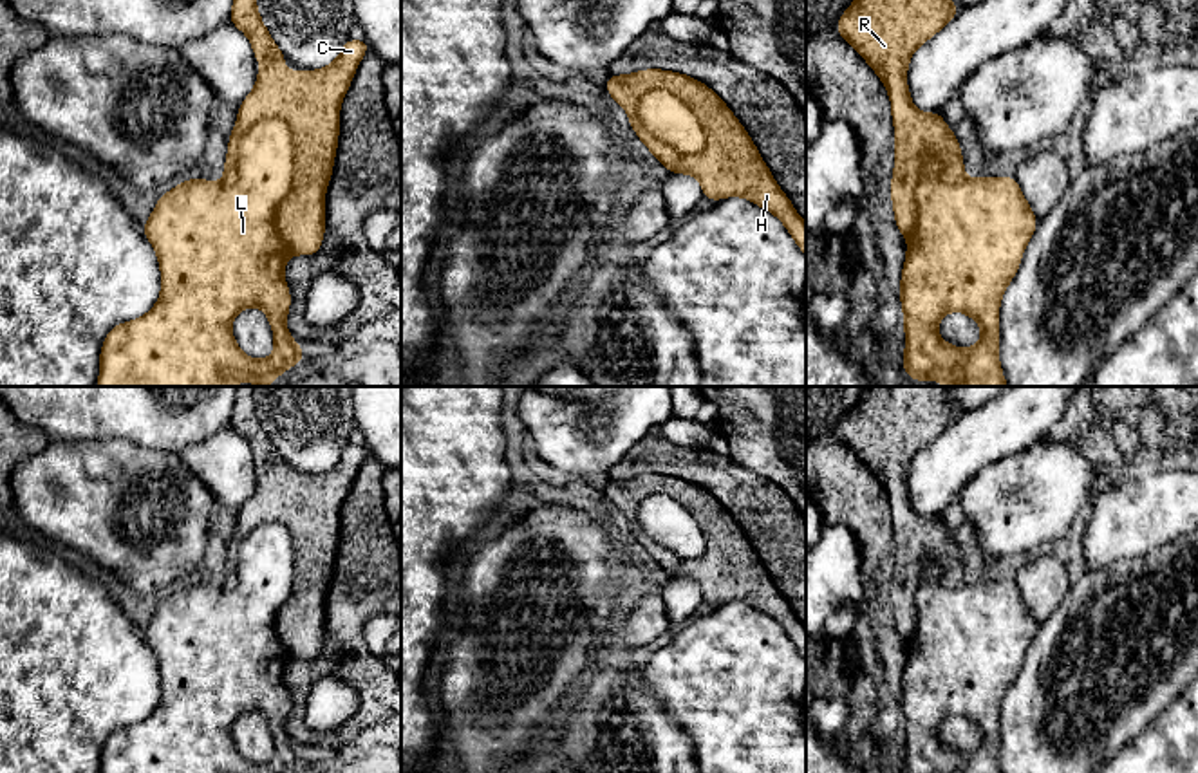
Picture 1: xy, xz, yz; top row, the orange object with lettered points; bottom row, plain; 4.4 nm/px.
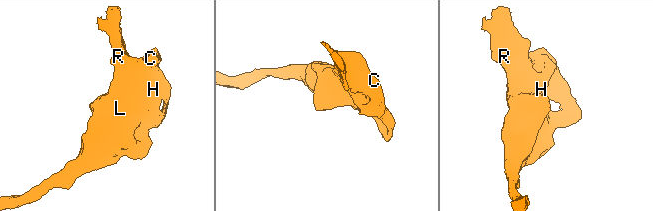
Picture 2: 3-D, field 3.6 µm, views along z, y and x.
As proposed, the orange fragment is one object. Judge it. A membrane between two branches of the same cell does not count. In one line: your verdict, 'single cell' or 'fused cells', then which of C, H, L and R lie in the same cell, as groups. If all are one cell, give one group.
fused cells; C H R / L

